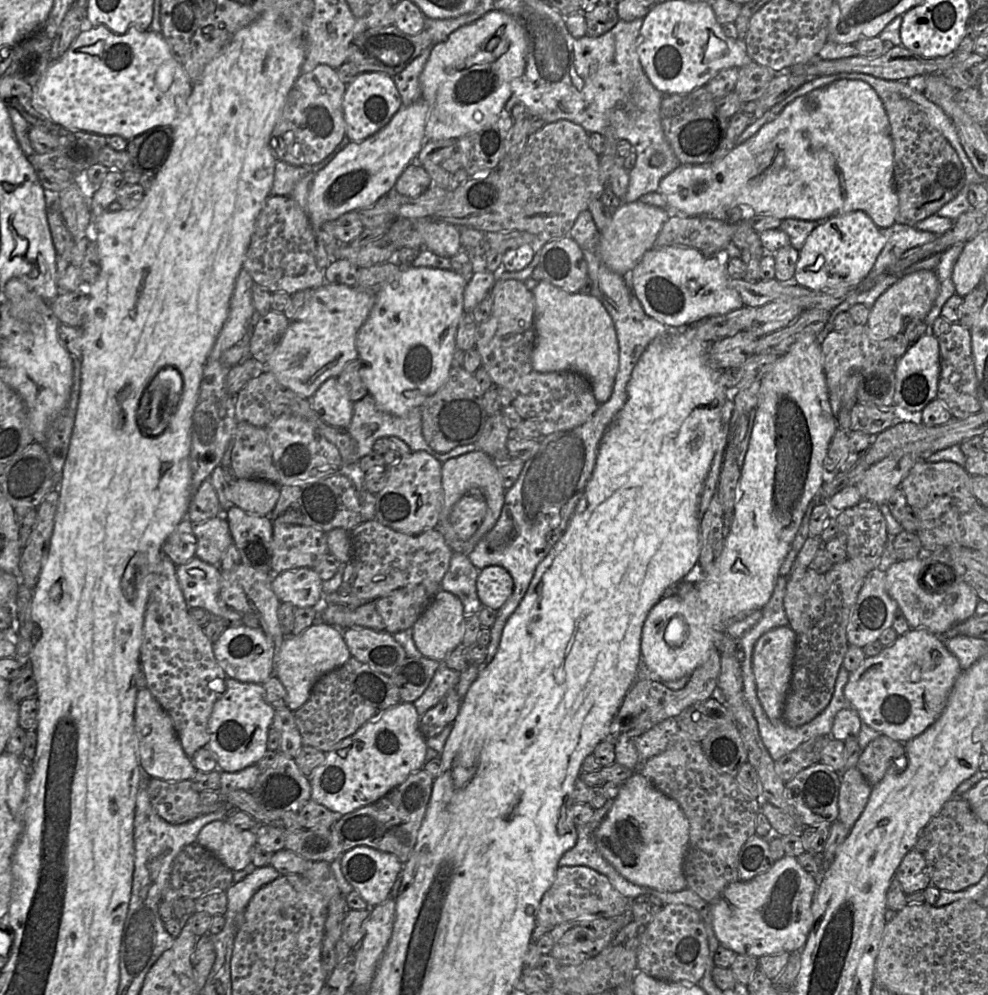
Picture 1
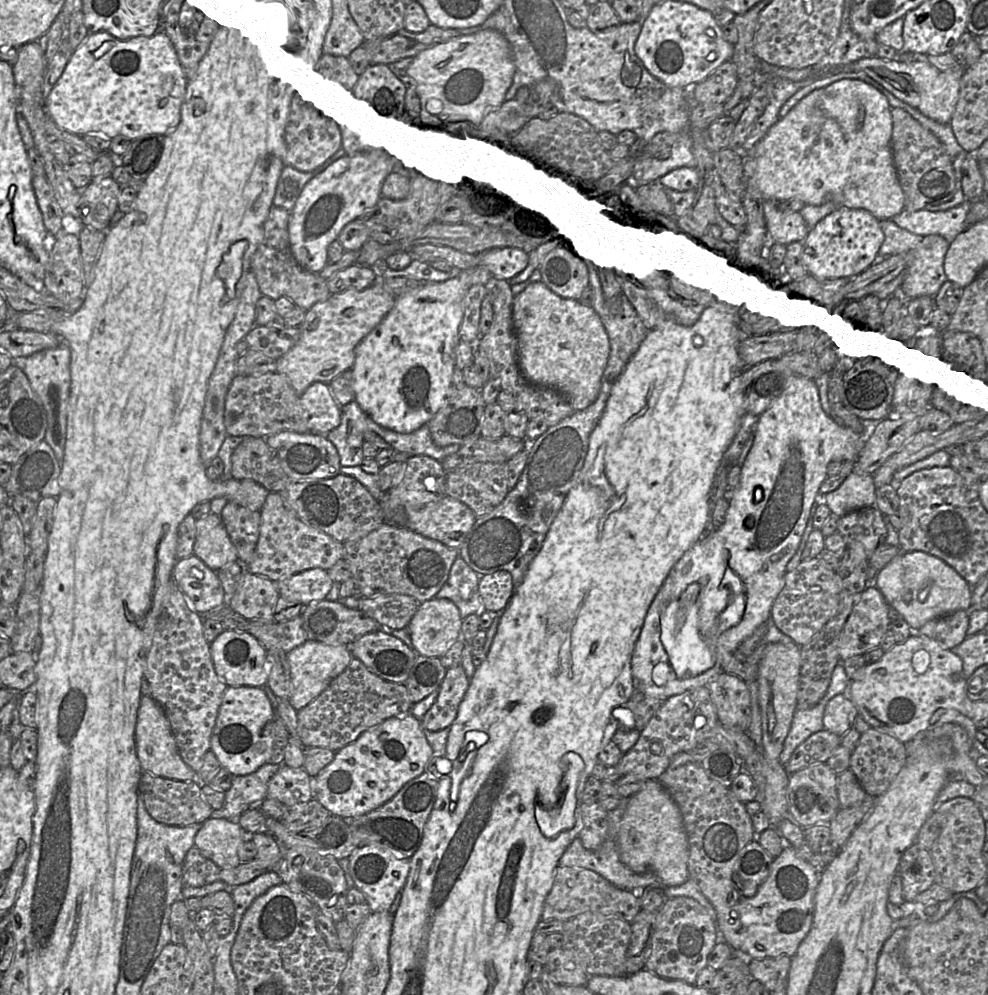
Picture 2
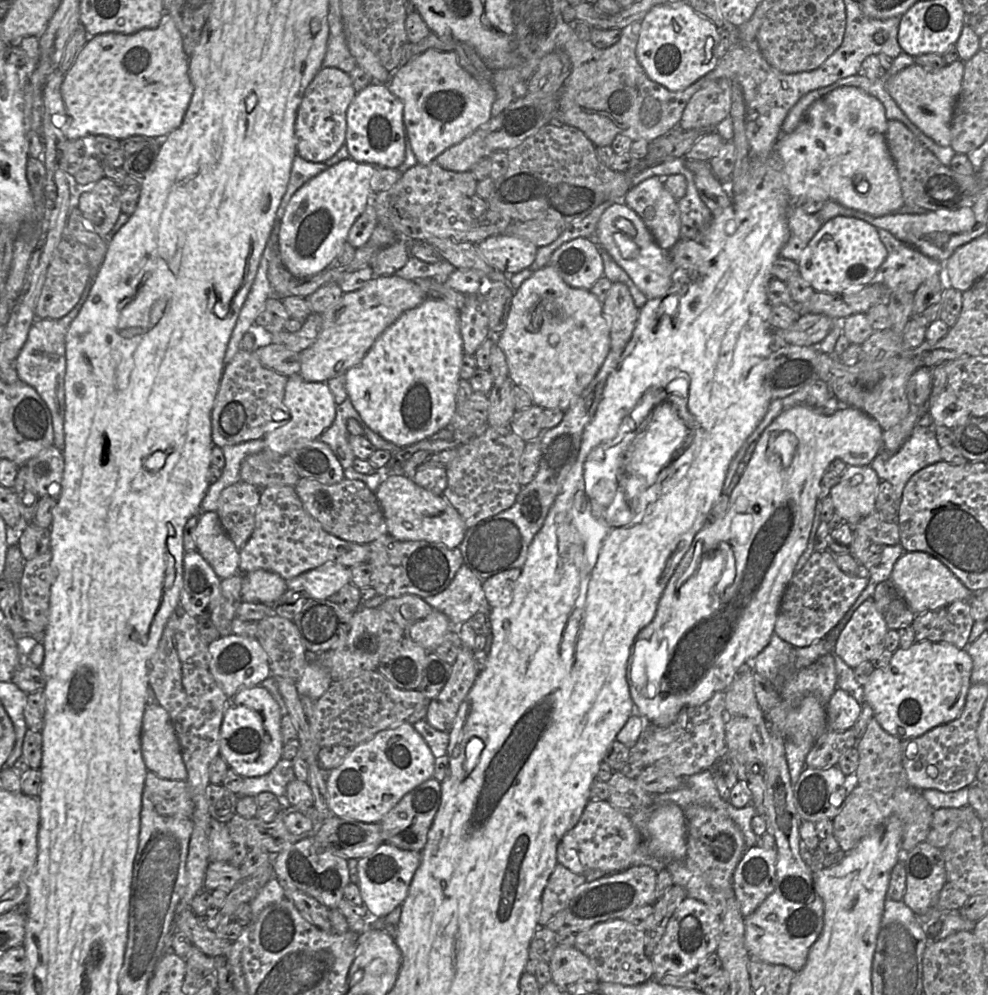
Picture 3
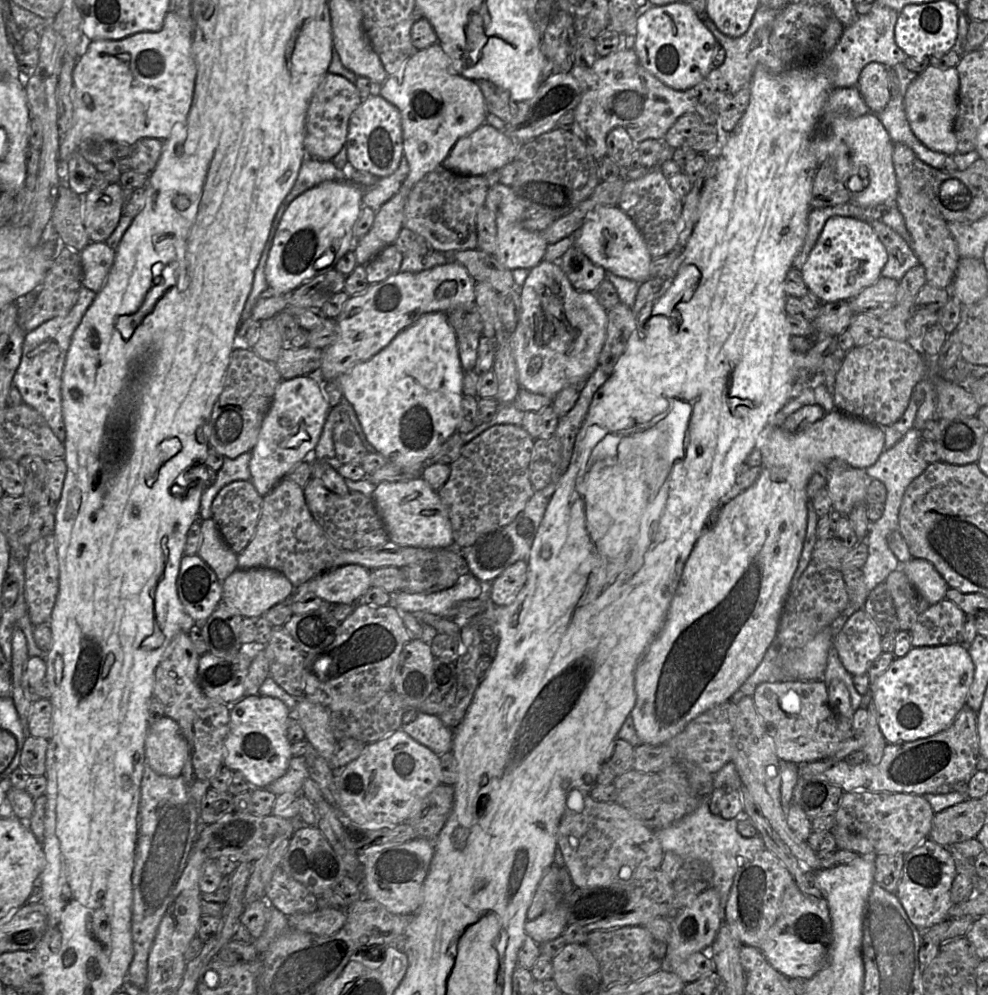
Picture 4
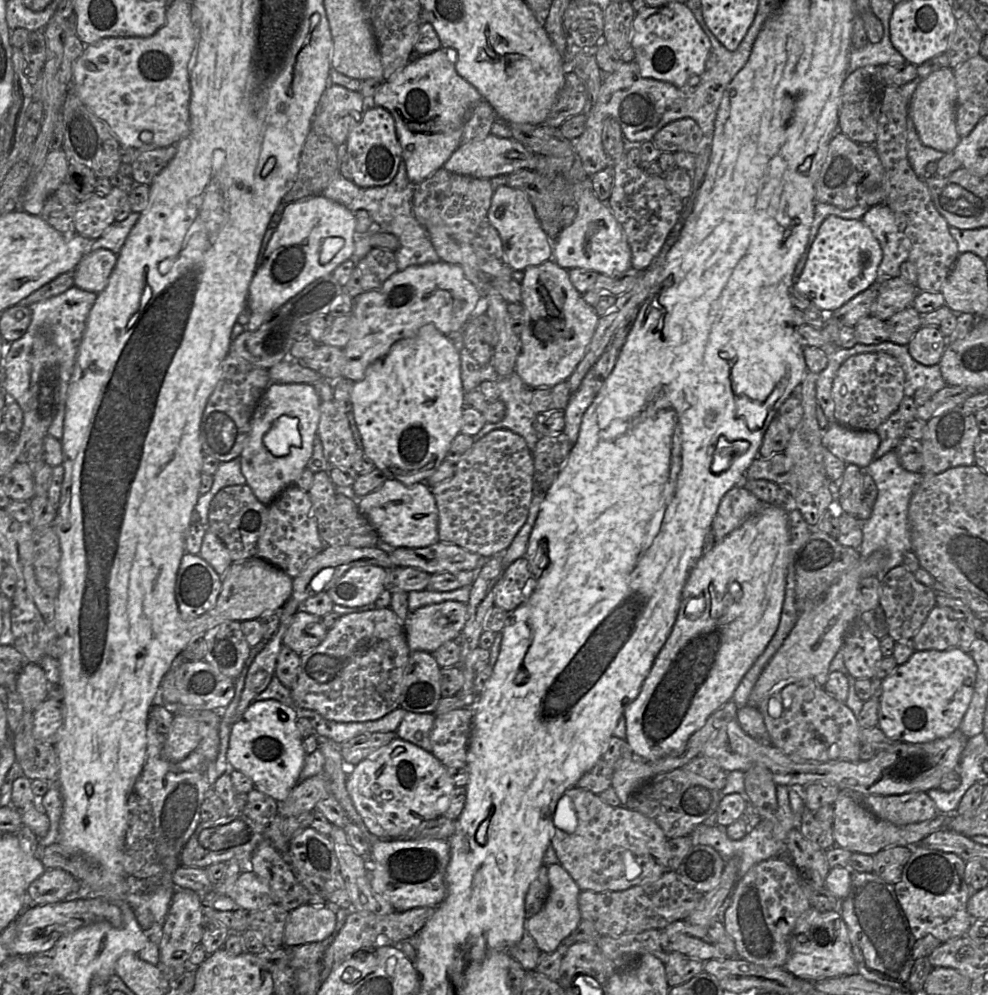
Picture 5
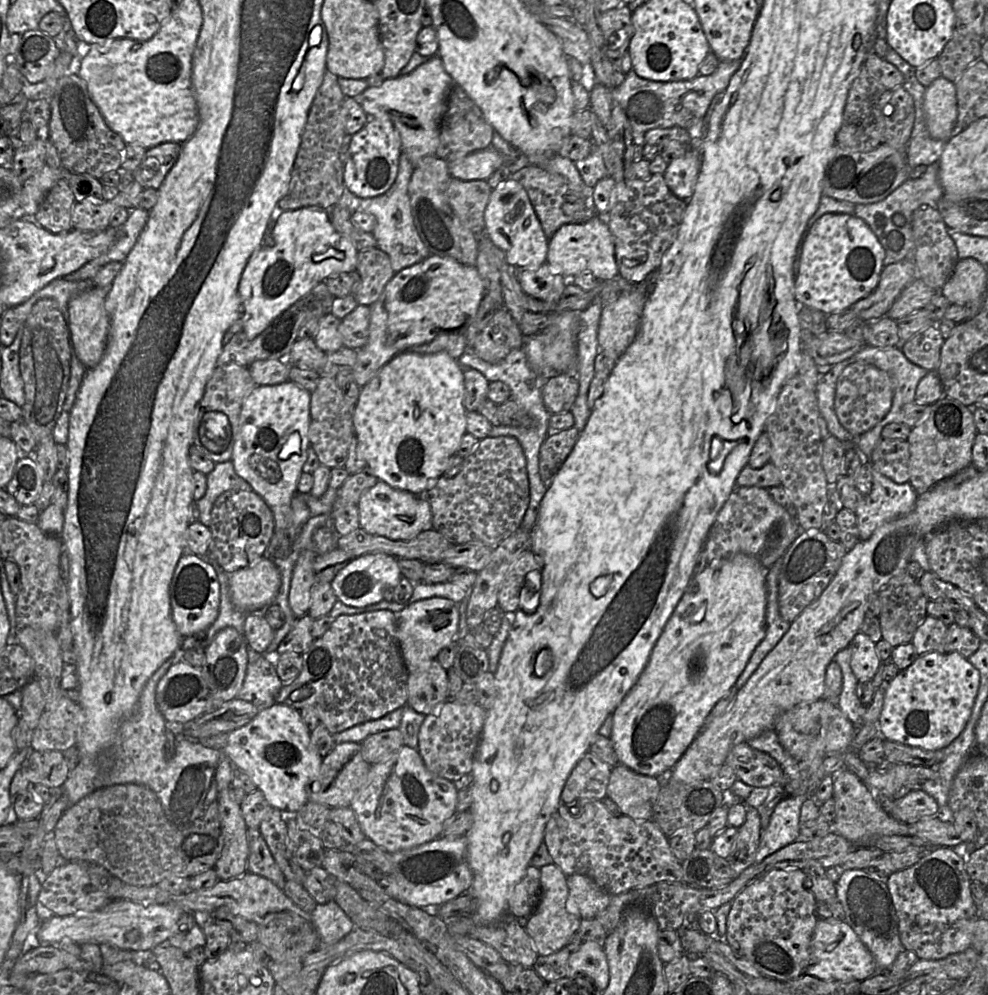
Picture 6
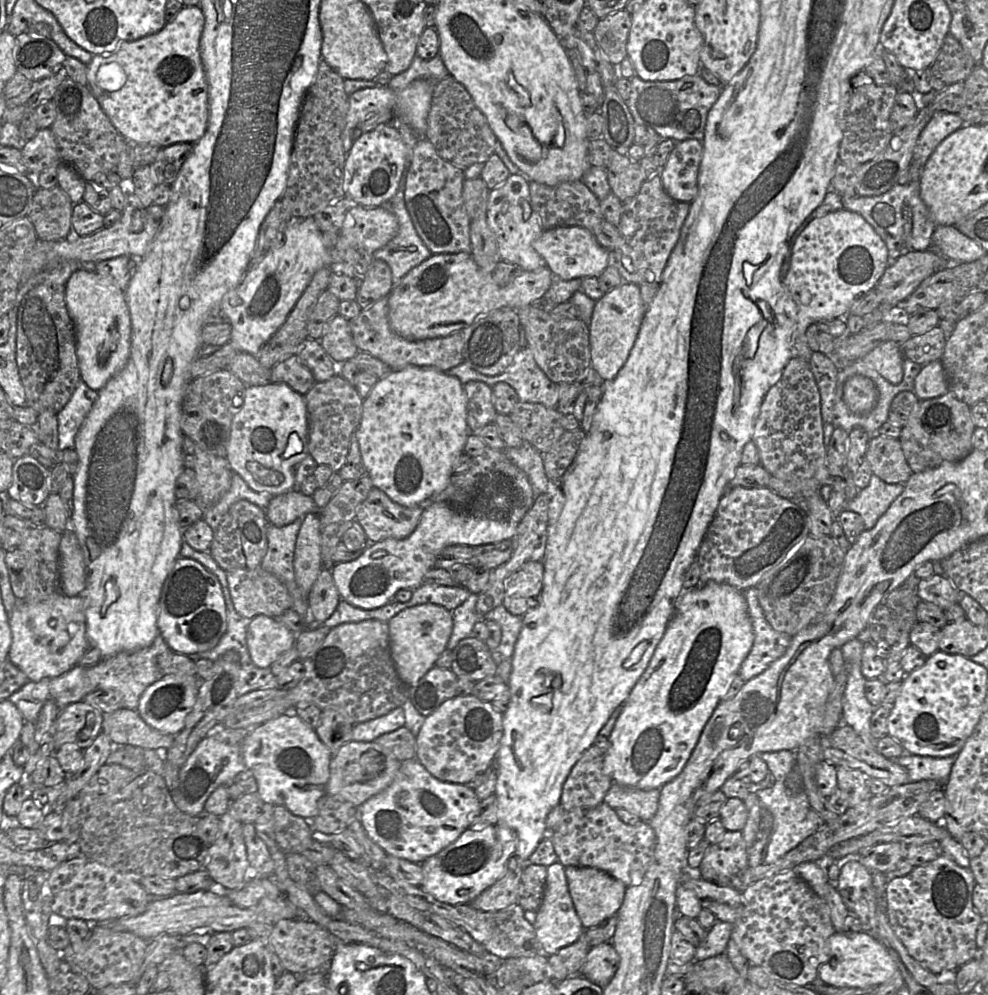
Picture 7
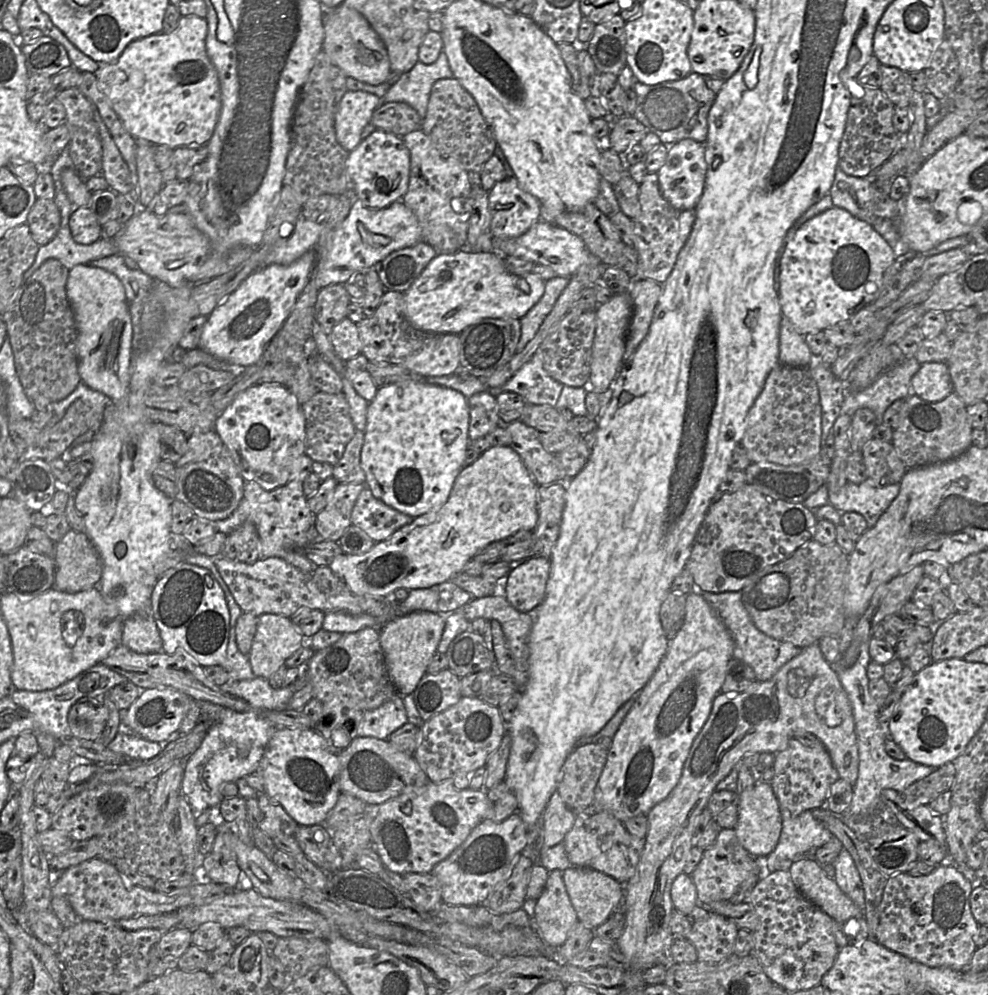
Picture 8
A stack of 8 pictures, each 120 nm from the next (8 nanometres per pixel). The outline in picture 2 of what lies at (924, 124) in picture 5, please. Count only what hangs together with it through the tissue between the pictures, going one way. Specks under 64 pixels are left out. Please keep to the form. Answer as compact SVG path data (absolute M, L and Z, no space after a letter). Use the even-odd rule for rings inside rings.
M865 57L858 61L829 70L828 75L847 72L863 72L899 100L920 111L923 115L939 122L950 123L958 100L960 80L964 70L941 72L928 62L884 60Z

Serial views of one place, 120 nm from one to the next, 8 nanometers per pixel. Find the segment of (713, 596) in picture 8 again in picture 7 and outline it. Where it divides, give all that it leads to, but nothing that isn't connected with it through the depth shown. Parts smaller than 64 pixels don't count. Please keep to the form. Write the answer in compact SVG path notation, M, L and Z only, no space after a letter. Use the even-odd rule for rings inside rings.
M756 586L742 591L753 627L753 646L741 664L739 675L745 681L761 674L787 651L792 636L778 632L769 624L759 604Z

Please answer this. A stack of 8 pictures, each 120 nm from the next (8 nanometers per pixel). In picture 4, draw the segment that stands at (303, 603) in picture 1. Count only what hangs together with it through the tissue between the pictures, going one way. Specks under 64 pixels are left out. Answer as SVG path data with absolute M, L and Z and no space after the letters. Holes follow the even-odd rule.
M348 564L326 571L308 581L308 592L315 592L317 596L328 603L354 604L371 587L370 570L358 564Z

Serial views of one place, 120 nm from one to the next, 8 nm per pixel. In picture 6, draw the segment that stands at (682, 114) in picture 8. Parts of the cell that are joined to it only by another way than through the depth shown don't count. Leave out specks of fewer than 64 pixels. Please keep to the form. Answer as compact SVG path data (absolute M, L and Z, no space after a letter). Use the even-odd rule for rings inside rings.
M743 58L732 61L719 60L717 69L711 75L698 75L693 79L681 81L652 81L639 77L631 69L626 74L625 81L614 87L611 94L631 123L634 142L641 146L645 143L645 133L654 128L680 126L689 132L691 138L699 138L710 104L717 95L725 92L742 61Z

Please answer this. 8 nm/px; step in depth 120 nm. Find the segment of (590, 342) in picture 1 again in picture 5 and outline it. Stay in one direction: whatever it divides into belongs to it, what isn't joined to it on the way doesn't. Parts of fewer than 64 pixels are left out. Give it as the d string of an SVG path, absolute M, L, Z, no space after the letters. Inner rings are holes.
M553 259L524 270L521 297L521 304L525 309L525 325L520 333L520 353L516 360L515 372L529 388L550 387L567 381L591 342L600 320L599 315L572 285L568 271Z

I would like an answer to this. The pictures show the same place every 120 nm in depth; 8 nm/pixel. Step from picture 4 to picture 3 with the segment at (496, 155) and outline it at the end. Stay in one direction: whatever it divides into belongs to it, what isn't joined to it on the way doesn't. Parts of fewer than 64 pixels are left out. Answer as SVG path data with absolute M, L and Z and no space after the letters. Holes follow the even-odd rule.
M478 128L461 142L442 152L435 162L448 171L467 172L488 155L491 153L485 144L484 130Z

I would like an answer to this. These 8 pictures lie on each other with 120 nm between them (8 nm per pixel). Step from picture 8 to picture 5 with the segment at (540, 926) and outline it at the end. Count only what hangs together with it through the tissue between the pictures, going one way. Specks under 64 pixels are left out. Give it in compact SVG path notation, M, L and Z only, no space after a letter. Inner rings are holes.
M551 864L547 867L549 894L542 909L528 920L525 919L524 930L531 935L541 952L552 953L582 920L578 903L581 889L561 864Z

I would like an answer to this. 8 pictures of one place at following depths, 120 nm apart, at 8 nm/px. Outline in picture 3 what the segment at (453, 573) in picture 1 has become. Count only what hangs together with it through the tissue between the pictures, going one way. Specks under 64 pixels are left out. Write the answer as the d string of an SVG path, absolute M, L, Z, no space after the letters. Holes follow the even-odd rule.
M464 564L446 589L424 600L435 610L444 613L455 627L467 622L477 612L488 612L491 608L483 581Z

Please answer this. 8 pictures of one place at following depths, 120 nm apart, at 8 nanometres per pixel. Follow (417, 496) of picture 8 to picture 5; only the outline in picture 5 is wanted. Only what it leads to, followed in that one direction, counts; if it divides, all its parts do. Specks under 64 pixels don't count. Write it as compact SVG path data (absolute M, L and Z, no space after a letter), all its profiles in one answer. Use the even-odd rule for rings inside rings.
M426 324L414 336L395 342L385 356L368 366L365 377L353 384L351 401L363 450L375 467L387 478L407 486L426 482L445 459L453 439L461 432L466 403L461 380L460 347L434 324Z

